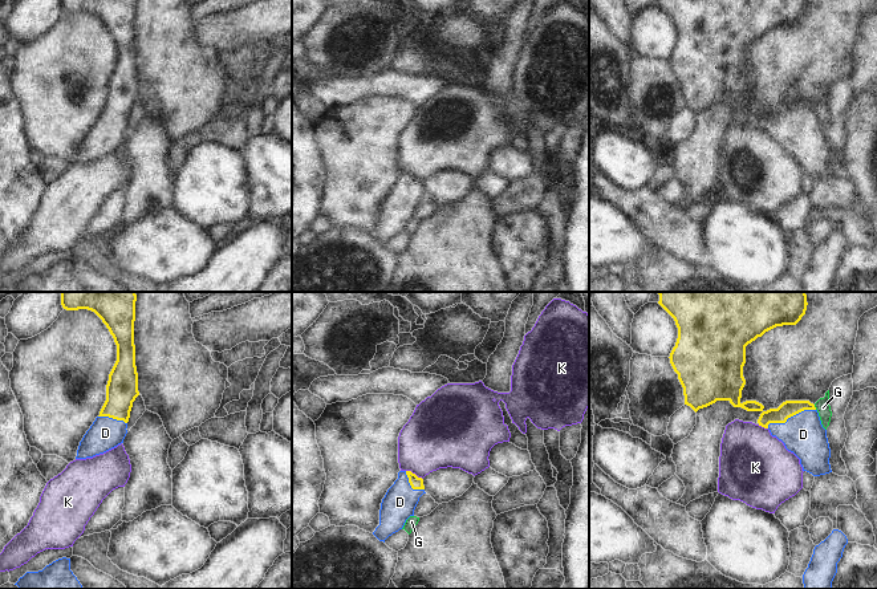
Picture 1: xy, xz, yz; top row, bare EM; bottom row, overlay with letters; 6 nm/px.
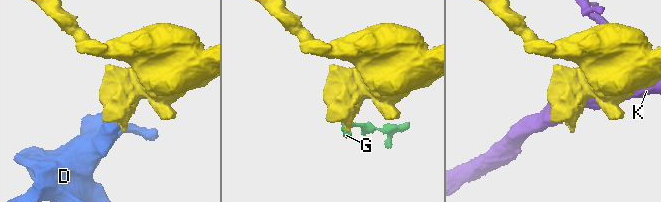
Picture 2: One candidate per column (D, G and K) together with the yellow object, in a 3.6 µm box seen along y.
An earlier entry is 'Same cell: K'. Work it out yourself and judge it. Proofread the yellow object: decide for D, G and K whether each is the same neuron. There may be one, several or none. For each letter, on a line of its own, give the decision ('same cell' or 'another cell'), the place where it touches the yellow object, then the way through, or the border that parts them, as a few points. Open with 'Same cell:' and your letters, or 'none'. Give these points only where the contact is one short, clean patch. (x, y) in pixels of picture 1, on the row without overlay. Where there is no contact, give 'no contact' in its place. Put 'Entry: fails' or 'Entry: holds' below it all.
Same cell: D
D: same cell; meets yellow in yz at (790, 120); runs through yz (787, 112), (790, 120), (803, 137)
G: another cell; meets yellow in yz at (815, 110); border along yz (813, 108), (816, 112)
K: another cell; meets yellow in xz at (414, 177)
Entry: fails

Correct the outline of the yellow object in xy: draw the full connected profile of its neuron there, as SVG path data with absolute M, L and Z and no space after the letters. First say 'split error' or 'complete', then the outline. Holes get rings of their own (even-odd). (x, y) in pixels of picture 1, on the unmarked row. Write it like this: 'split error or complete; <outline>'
split error; M61 0L66 13L94 15L117 48L117 64L109 77L106 103L80 145L76 162L93 161L123 146L133 105L139 98L135 69L134 24L137 0Z

